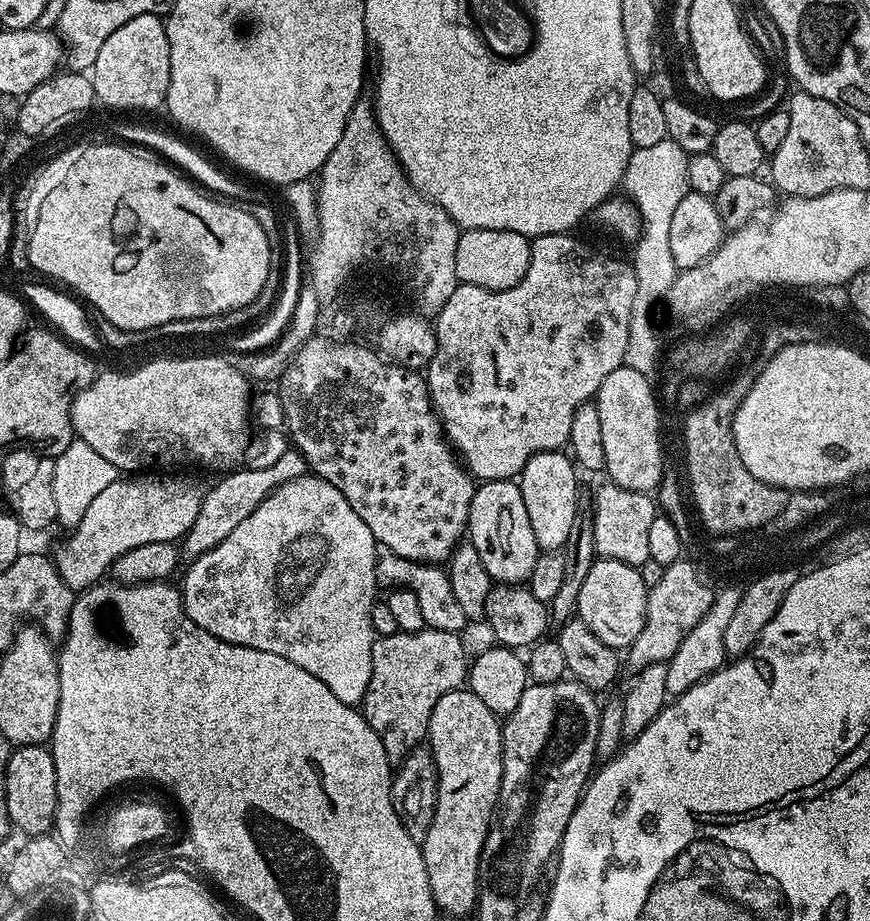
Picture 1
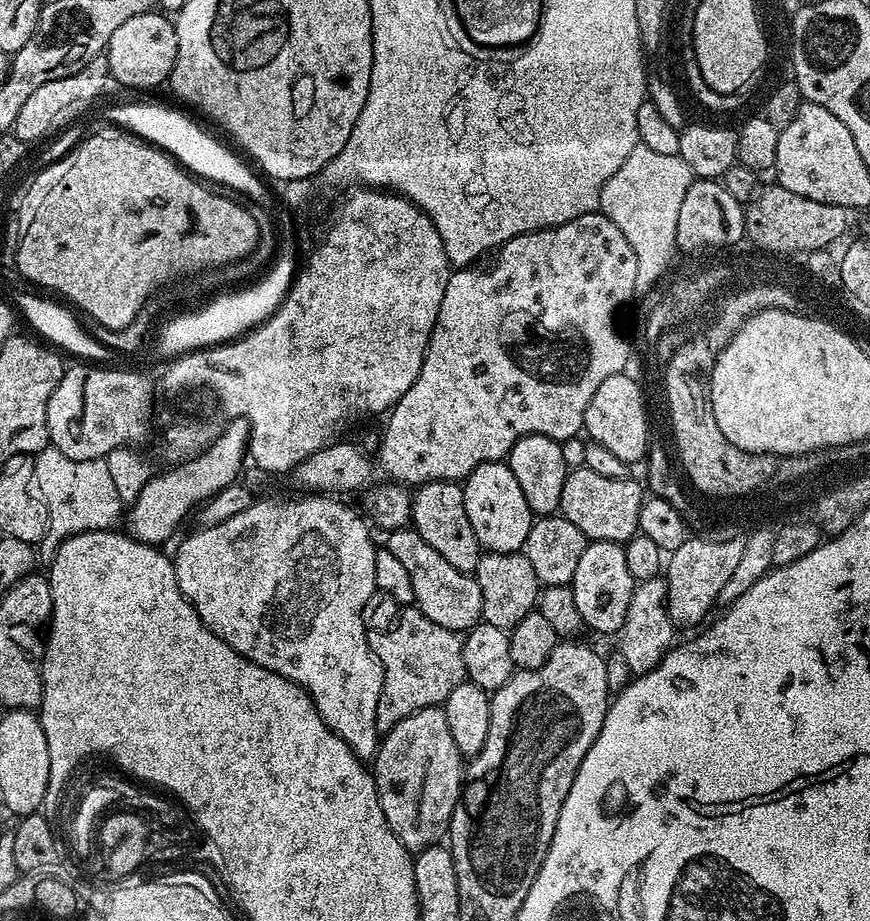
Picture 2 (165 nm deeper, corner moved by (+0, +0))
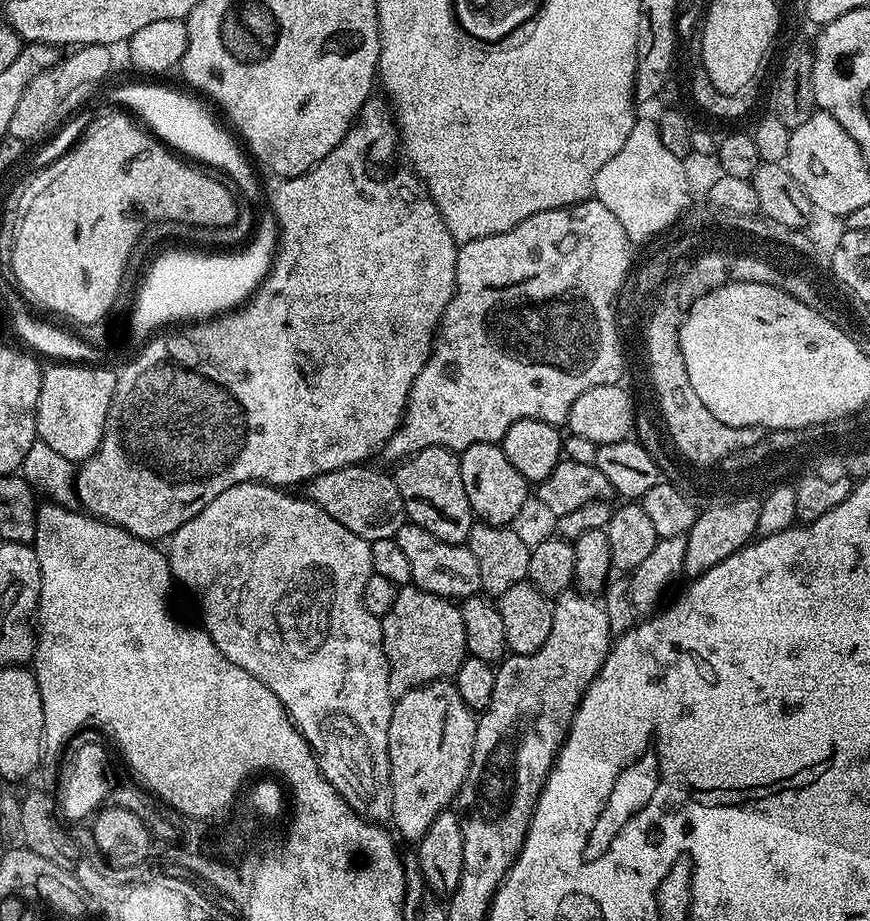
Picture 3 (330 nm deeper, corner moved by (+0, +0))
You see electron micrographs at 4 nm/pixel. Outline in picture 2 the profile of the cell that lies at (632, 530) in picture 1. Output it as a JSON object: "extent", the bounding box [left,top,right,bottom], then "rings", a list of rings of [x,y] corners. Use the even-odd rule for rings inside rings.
{"extent":[559,468,646,544],"rings":[[[573,468],[562,486],[559,515],[565,516],[589,541],[605,540],[615,544],[627,544],[631,536],[640,531],[638,514],[646,499],[645,489],[633,478],[605,478],[589,468]]]}

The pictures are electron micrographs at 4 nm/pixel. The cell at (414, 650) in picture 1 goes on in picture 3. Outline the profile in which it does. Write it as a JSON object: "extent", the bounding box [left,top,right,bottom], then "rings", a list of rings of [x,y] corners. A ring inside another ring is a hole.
{"extent":[380,583,468,698],"rings":[[[413,583],[397,587],[394,606],[390,606],[380,622],[393,697],[399,698],[435,680],[455,677],[468,656],[466,626],[460,610],[461,605],[457,601],[430,594]]]}

